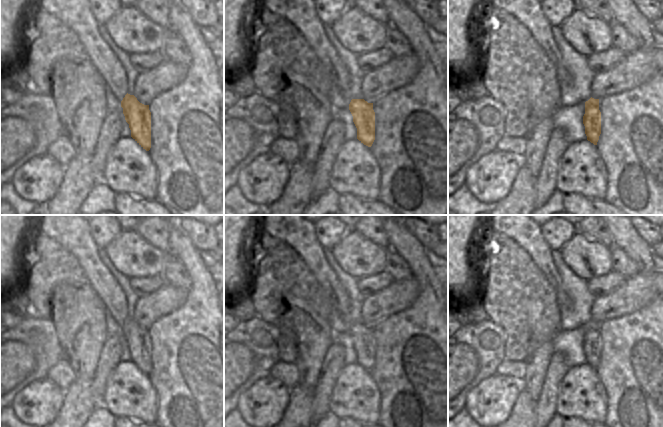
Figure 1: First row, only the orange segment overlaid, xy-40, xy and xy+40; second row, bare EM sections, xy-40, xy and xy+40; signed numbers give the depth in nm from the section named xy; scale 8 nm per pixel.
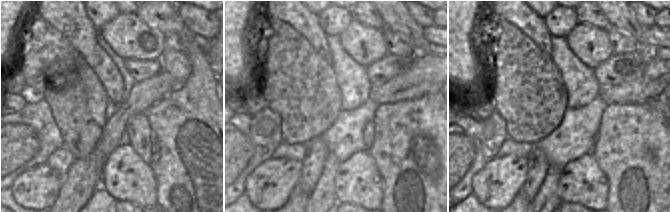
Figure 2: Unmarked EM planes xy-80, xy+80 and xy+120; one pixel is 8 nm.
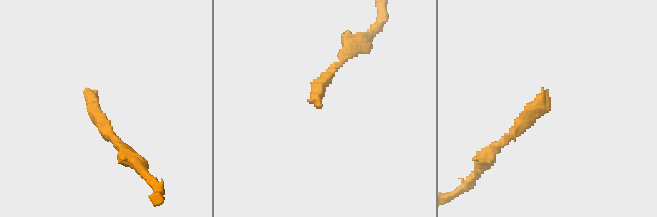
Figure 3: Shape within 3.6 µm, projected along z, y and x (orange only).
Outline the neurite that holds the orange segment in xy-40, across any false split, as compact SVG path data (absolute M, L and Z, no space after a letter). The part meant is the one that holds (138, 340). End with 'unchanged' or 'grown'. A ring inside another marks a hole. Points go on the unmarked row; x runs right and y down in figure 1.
M39 215L37 230L72 253L108 312L121 325L131 361L146 375L151 372L151 336L127 317L125 294L99 258L99 248L91 236L89 221L81 215Z | grown

